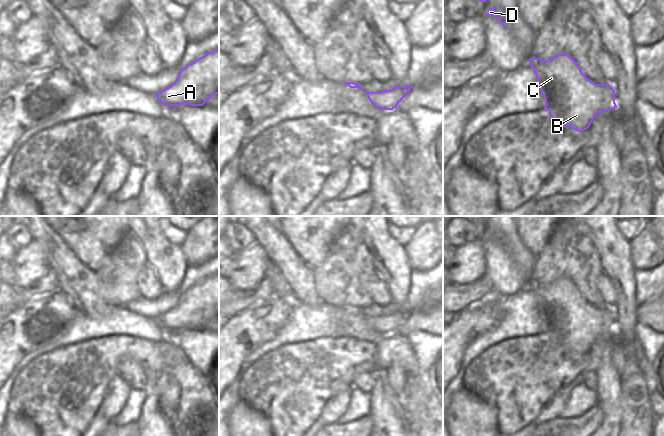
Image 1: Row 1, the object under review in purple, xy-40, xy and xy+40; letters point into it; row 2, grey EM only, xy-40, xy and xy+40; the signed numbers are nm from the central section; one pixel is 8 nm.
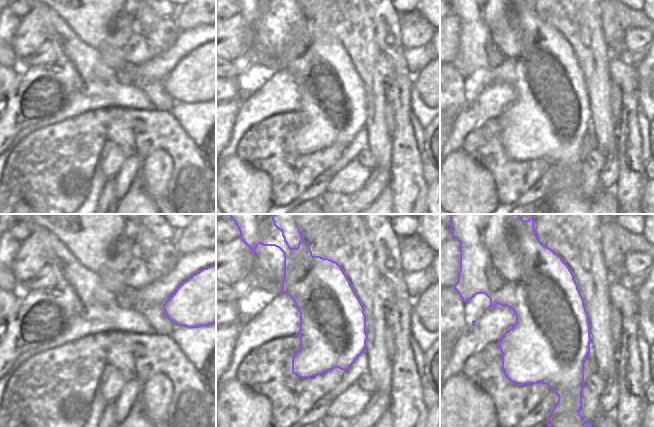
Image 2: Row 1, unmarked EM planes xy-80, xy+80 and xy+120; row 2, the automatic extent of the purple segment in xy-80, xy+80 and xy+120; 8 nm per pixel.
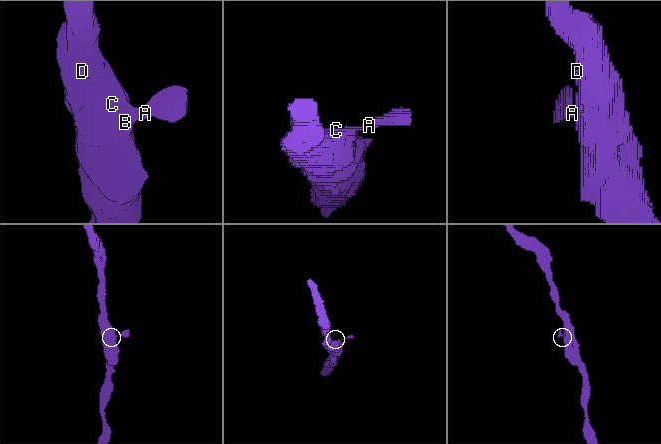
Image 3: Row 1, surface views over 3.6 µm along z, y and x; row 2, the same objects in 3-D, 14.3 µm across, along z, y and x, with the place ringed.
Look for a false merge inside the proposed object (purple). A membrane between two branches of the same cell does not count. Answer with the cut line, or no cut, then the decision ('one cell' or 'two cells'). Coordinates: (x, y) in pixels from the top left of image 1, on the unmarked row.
cut none; one cell

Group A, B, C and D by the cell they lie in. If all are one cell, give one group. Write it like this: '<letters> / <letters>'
A B C D

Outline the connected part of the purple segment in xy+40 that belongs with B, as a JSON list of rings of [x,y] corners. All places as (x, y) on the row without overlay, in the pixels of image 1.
[[[558,278],[546,285],[540,282],[530,282],[529,289],[537,301],[537,309],[541,315],[541,319],[545,323],[544,334],[549,335],[549,341],[554,346],[560,346],[578,356],[582,356],[590,351],[593,343],[600,336],[608,336],[617,332],[614,313],[607,307],[596,308],[592,306],[568,278]]]

